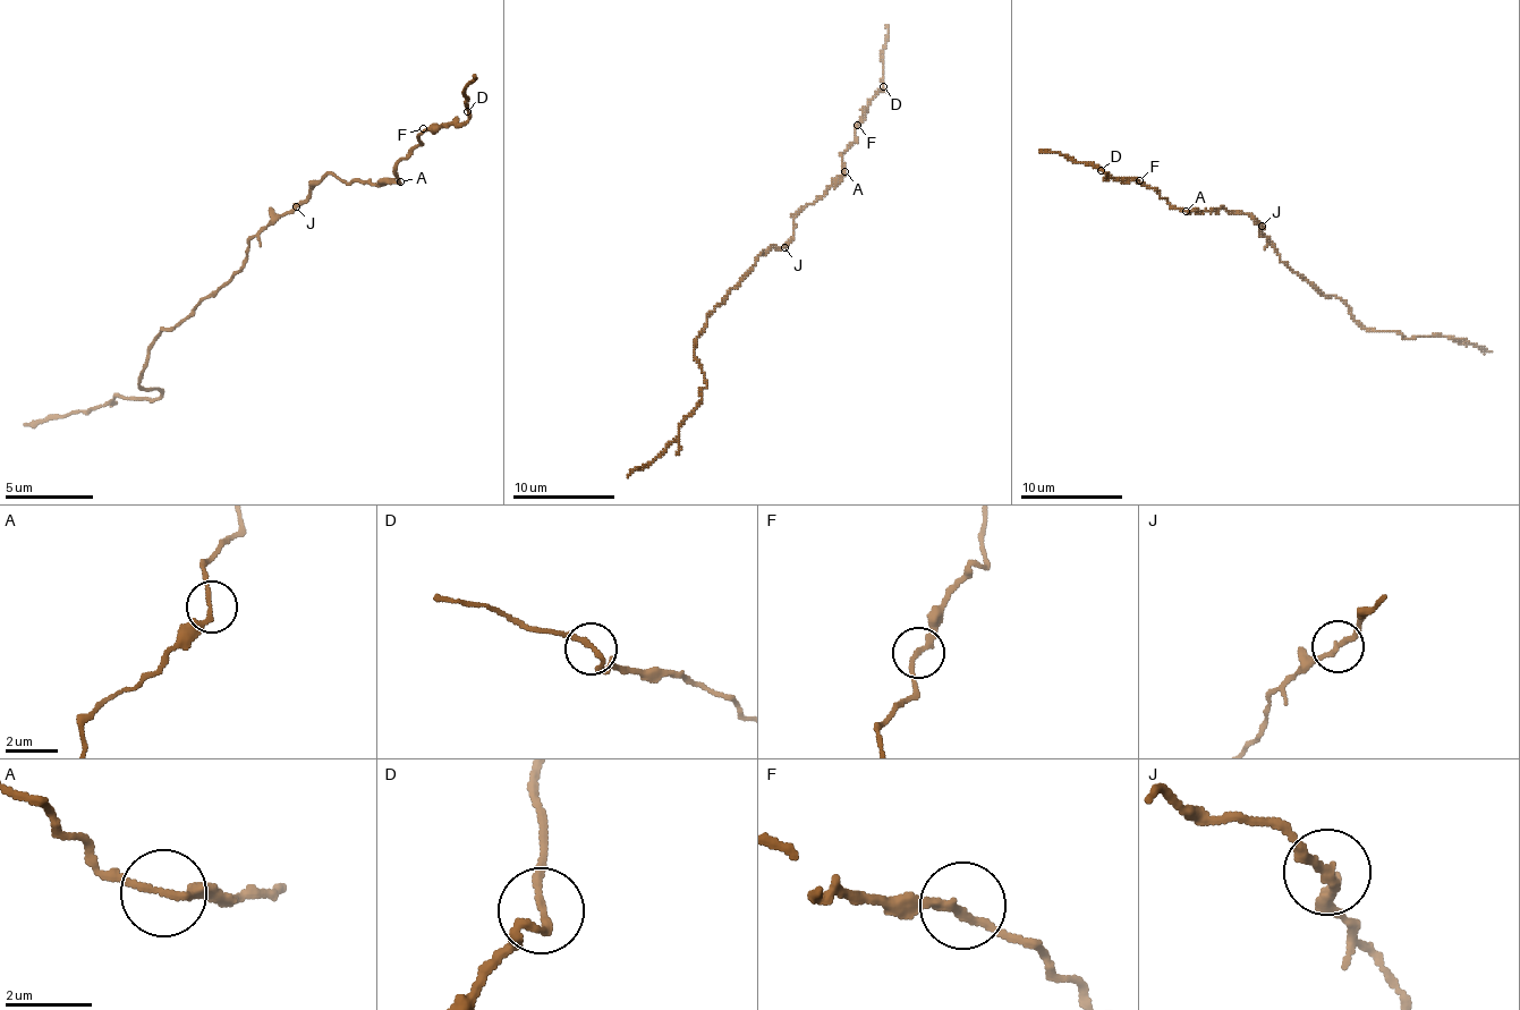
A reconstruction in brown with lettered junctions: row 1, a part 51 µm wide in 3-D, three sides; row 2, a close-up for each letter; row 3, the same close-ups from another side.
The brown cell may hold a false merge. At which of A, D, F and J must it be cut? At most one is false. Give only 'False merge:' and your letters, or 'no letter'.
False merge: no letter

